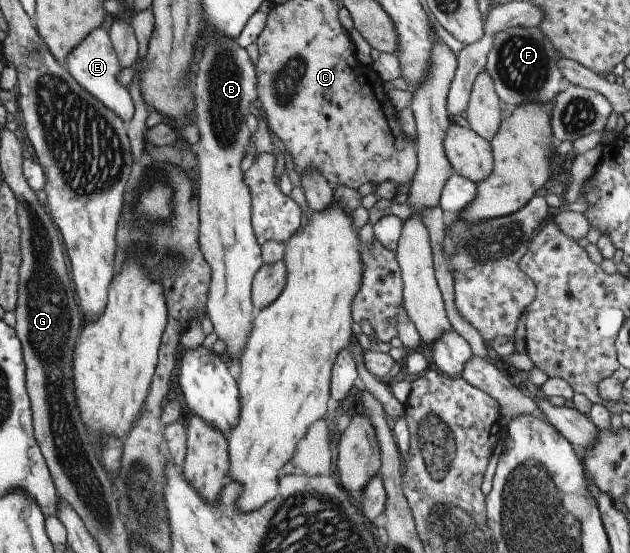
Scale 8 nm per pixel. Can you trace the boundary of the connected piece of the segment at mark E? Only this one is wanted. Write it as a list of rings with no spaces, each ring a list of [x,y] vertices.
[[[98,27],[92,30],[80,46],[76,46],[64,62],[72,78],[78,81],[78,84],[88,90],[94,98],[97,98],[104,106],[107,106],[114,114],[118,114],[122,120],[130,120],[134,116],[134,102],[128,94],[128,90],[118,82],[118,72],[121,70],[118,56],[114,52],[112,39],[106,30]]]

